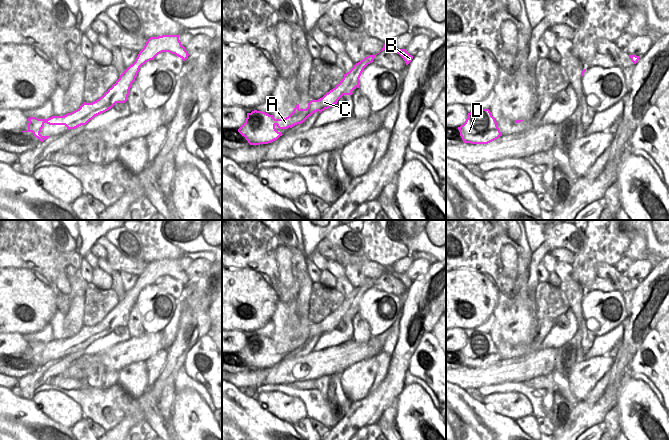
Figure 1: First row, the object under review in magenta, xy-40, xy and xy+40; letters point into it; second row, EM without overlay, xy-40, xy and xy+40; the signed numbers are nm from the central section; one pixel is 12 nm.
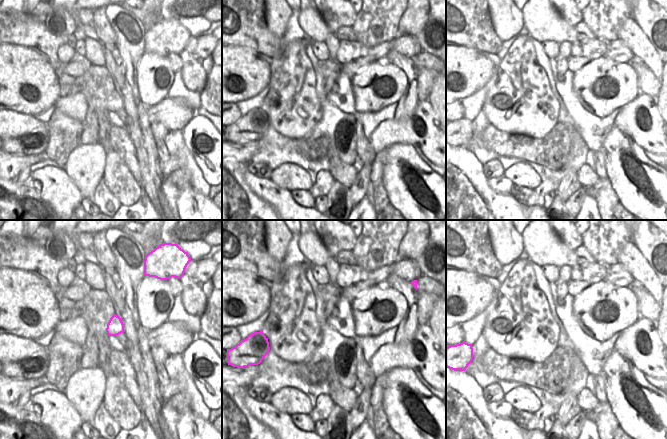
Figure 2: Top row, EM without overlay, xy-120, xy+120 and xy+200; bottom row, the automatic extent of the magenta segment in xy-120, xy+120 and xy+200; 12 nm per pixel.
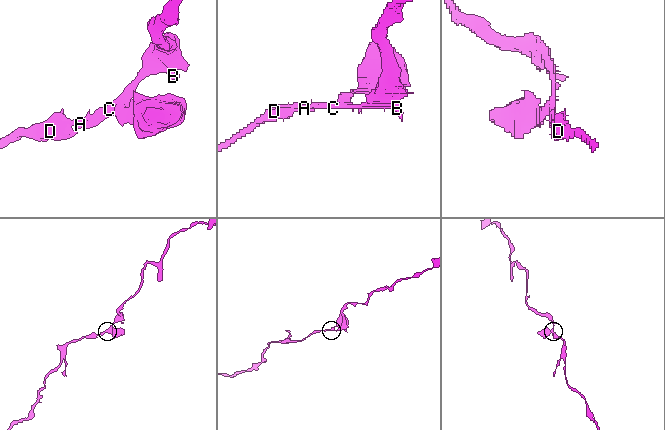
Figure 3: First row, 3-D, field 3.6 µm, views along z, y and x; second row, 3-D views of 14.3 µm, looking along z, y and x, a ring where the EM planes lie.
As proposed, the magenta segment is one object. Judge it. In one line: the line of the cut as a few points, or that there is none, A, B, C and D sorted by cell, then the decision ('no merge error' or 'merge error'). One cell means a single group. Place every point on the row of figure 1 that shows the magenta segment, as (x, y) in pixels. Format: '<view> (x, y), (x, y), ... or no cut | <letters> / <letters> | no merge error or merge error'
no cut | A B C D | no merge error

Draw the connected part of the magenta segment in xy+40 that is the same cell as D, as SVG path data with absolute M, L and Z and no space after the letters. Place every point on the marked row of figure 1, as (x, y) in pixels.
M474 108L463 125L458 127L464 143L488 144L502 136L489 109Z

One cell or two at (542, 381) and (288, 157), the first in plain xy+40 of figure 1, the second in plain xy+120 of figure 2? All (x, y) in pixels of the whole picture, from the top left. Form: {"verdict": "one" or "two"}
{"verdict": "two"}

